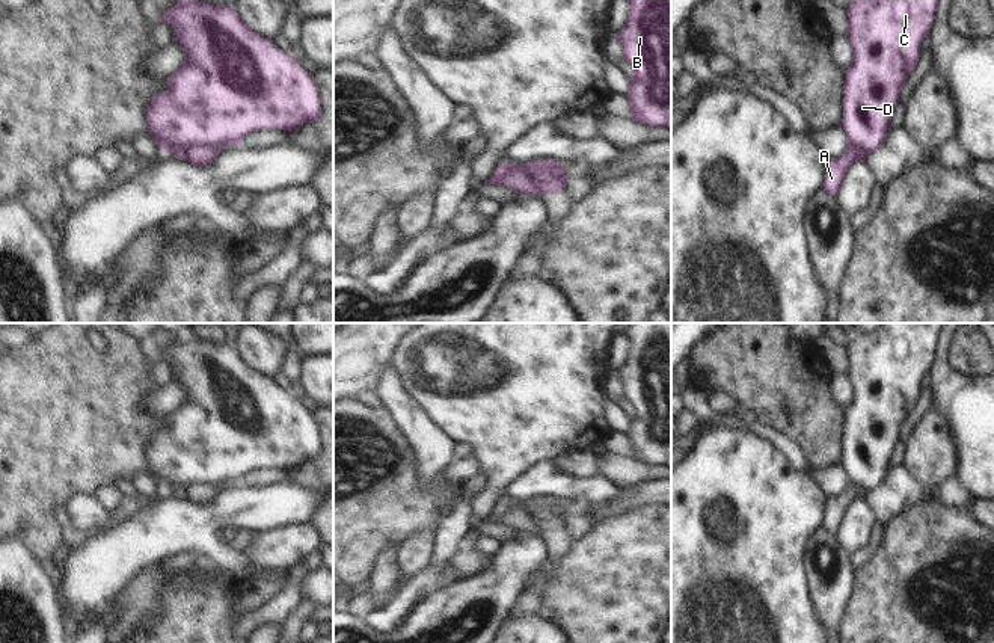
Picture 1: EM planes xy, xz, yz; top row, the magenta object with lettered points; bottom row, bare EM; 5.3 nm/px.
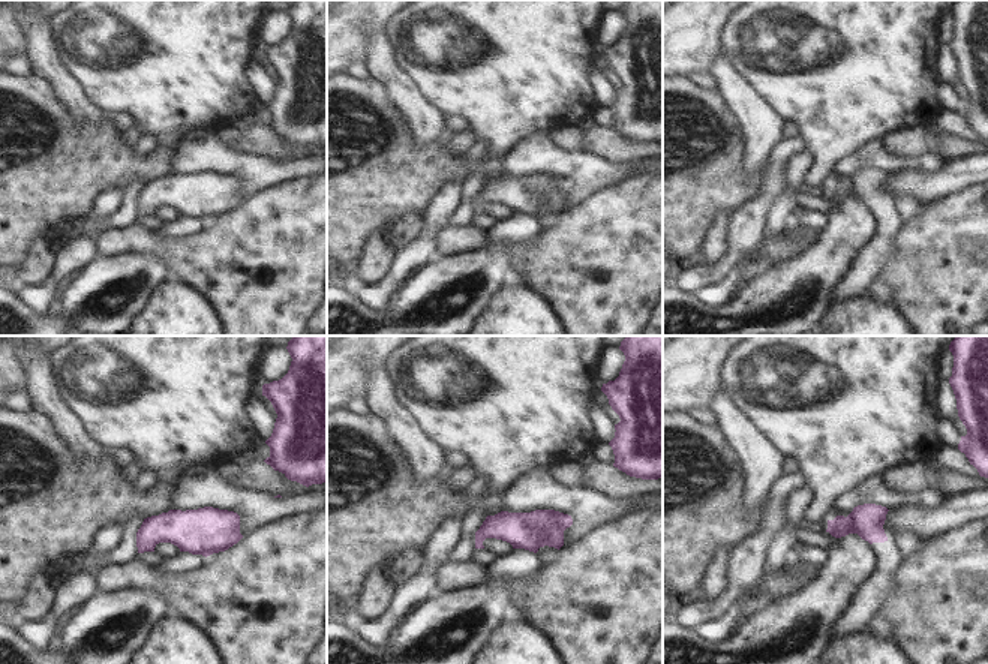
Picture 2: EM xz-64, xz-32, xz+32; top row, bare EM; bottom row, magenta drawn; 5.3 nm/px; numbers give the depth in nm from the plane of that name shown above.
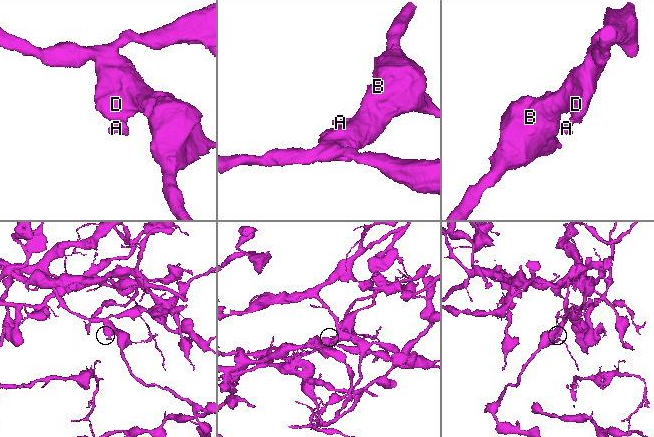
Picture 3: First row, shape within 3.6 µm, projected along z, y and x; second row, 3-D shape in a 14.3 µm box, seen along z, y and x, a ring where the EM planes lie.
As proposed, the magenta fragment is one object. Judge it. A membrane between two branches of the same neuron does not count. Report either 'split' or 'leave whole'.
split

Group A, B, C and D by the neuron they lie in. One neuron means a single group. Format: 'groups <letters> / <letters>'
groups A / B C D

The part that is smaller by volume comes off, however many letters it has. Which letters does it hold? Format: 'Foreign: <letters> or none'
Foreign: A

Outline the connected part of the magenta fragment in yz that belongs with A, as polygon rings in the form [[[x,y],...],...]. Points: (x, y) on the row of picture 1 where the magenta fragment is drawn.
[[[849,146],[842,157],[828,158],[827,174],[824,175],[822,181],[824,190],[830,195],[837,195],[851,165],[855,162],[866,162],[866,157],[867,157],[866,152],[854,146]]]

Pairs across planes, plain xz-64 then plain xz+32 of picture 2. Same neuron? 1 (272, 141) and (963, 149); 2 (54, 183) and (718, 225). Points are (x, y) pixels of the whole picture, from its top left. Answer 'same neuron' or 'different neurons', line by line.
1: same neuron
2: different neurons

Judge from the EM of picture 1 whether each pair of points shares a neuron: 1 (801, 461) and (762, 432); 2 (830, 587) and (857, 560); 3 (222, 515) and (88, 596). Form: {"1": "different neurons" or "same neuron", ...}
{"1": "same neuron", "2": "different neurons", "3": "same neuron"}

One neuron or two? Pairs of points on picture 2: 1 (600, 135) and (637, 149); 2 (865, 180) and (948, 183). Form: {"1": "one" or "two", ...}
{"1": "one", "2": "two"}

